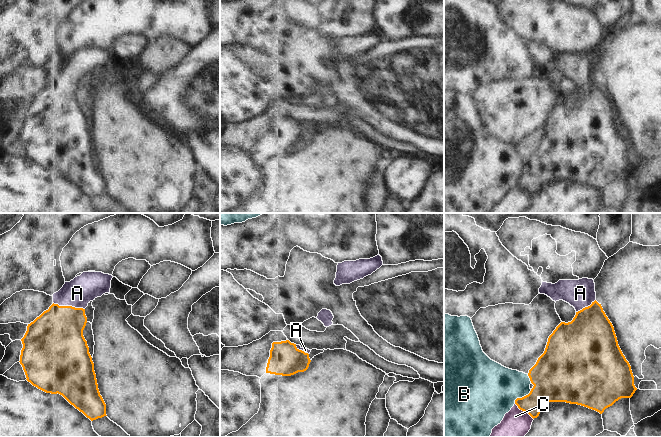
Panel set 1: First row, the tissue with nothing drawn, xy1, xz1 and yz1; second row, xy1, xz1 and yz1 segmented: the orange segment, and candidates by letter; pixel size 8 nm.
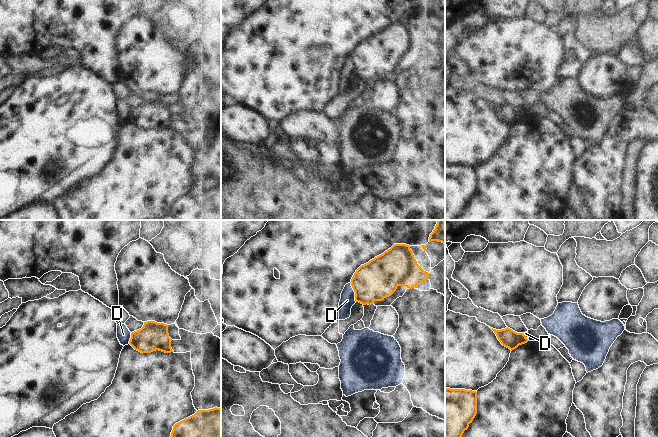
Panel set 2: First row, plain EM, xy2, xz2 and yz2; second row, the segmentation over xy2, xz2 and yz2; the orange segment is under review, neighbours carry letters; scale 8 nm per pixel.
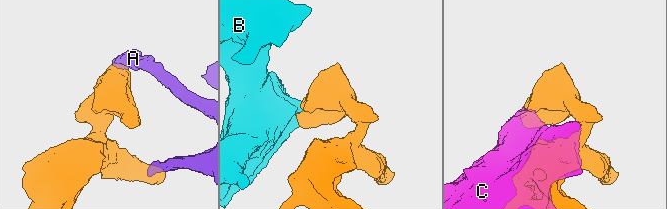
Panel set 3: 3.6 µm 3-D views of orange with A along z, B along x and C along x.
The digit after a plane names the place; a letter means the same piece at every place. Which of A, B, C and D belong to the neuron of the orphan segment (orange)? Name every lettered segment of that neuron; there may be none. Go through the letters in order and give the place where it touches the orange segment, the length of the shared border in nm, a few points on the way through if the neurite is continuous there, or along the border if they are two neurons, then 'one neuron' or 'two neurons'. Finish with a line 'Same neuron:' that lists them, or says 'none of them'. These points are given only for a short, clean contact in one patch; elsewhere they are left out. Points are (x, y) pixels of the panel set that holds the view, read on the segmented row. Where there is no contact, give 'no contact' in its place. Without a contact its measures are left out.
A: xy1 (69, 306) | 260 nm | across xy1 (57, 334), (65, 320), (69, 306), (77, 293) | one neuron
B: yz1 (522, 397) | 180 nm | along yz1 (531, 389), (527, 394), (518, 397), (514, 403) | two neurons
C: yz1 (524, 411) | 200 nm | two neurons
D: xz2 (354, 291) | 170 nm | along xz2 (350, 282), (356, 301) | two neurons
Same neuron: A

